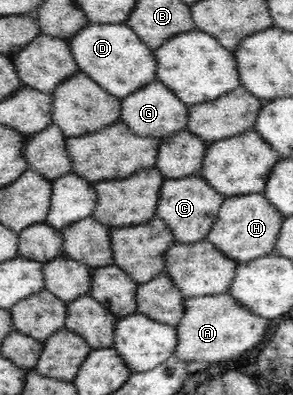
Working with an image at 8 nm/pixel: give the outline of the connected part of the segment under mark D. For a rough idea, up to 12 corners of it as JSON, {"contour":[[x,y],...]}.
{"contour":[[125,22],[67,42],[80,72],[122,98],[158,80],[154,52]]}

